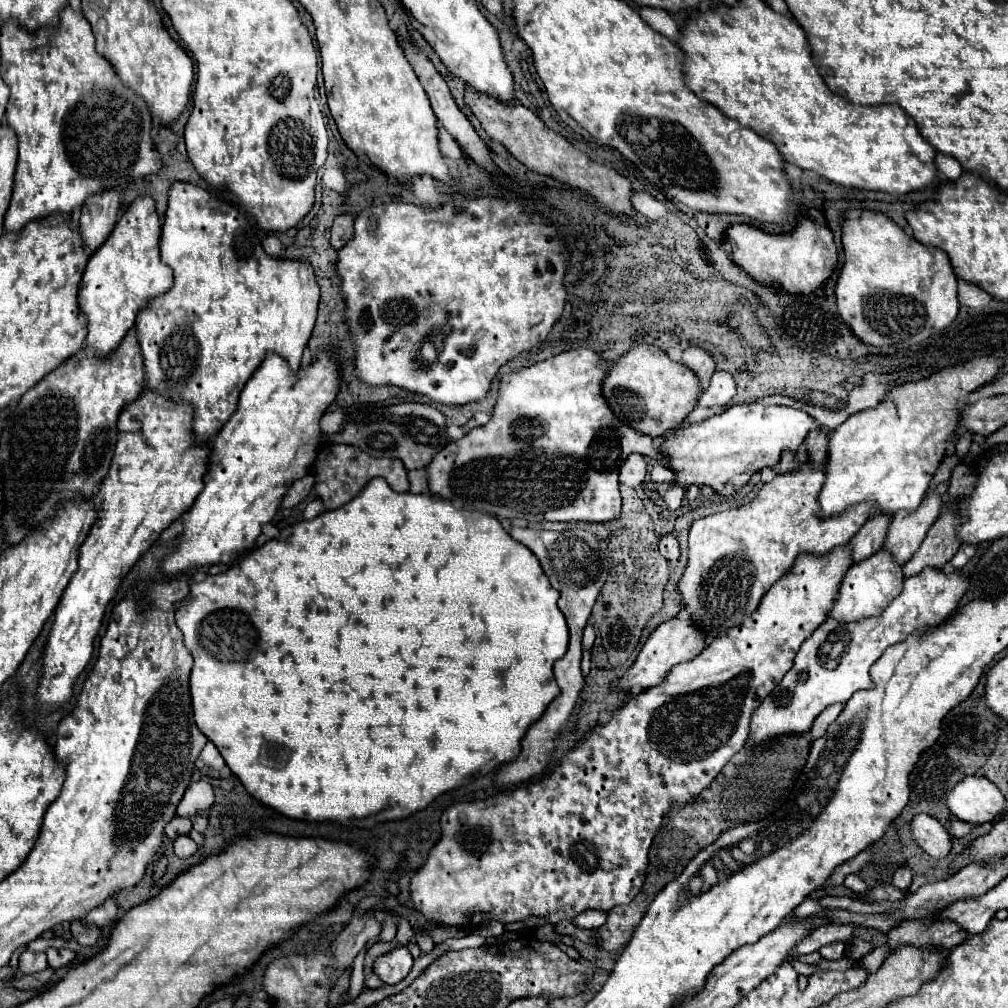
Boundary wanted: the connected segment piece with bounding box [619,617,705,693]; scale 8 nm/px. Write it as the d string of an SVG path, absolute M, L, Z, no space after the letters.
M679 617L669 619L651 633L647 643L639 651L633 667L625 673L625 677L619 679L619 685L629 693L641 693L653 685L659 685L663 677L671 671L671 667L695 659L703 649L705 649L705 635L703 631L699 631L699 627L695 627L693 619L679 619Z

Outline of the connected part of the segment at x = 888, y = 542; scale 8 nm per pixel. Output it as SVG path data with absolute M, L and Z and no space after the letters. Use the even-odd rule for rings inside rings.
M929 489L927 497L915 511L895 513L883 547L895 557L897 563L903 565L913 557L921 541L925 539L929 527L937 521L941 505L943 505L943 495L939 495L935 489Z

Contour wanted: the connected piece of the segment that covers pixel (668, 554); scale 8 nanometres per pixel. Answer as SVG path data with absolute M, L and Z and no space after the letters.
M665 535L661 537L659 541L659 551L661 555L671 561L671 563L677 563L679 561L679 541L673 537L673 535Z

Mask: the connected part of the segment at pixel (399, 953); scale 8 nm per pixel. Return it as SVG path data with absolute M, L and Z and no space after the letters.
M397 947L381 957L375 959L373 963L373 973L385 983L385 985L397 985L407 977L411 971L413 957L407 947Z

